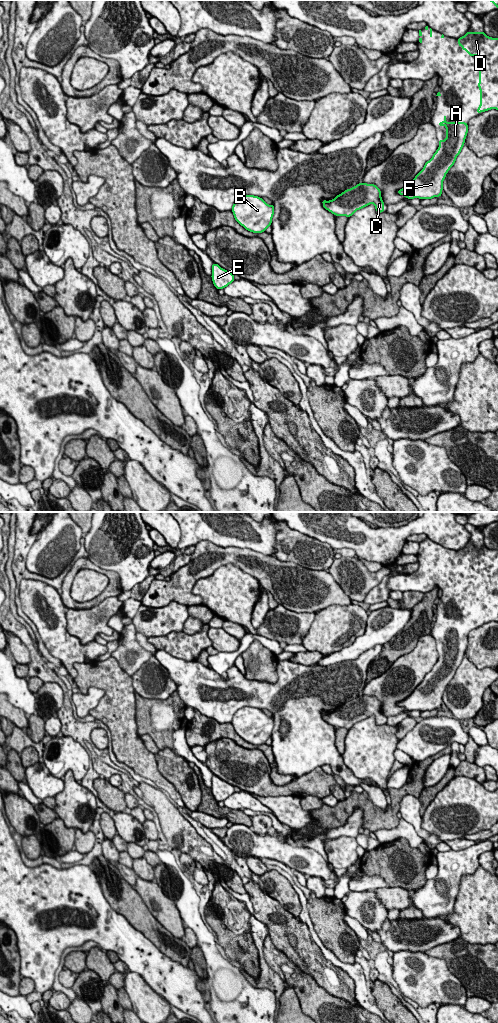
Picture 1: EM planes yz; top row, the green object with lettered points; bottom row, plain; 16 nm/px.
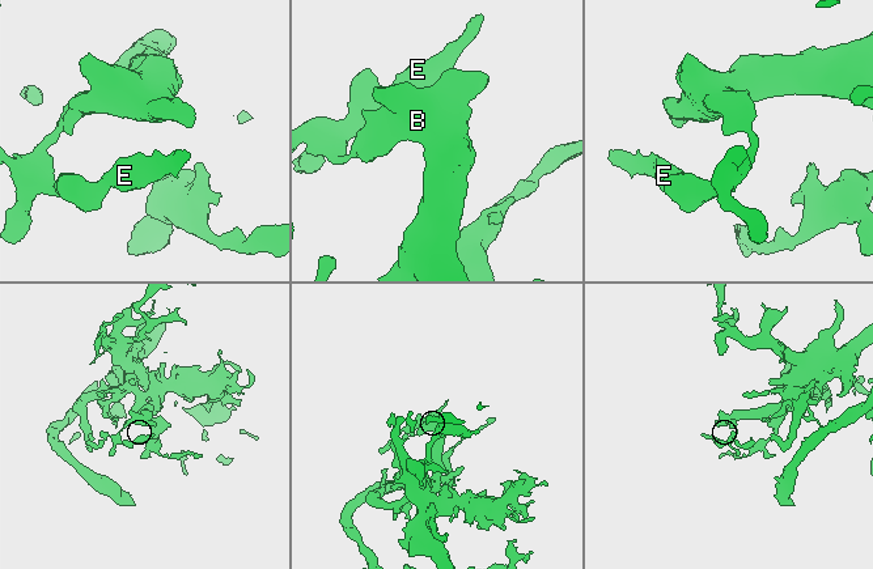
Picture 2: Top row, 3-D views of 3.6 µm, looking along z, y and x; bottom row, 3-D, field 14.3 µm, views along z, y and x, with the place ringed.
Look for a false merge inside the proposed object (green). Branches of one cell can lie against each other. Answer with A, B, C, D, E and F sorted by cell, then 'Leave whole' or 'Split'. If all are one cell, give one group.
Groups: A C D F / B E. Split

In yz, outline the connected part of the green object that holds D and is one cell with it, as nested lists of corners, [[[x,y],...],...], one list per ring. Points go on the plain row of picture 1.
[[[466,544],[458,550],[458,558],[470,569],[478,569],[480,617],[476,624],[498,622],[498,550],[488,549],[485,544]]]

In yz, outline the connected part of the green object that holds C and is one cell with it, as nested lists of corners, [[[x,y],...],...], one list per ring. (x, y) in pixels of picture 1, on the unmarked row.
[[[370,702],[370,716],[375,717],[377,725],[384,724],[384,714],[381,709],[381,702]]]

